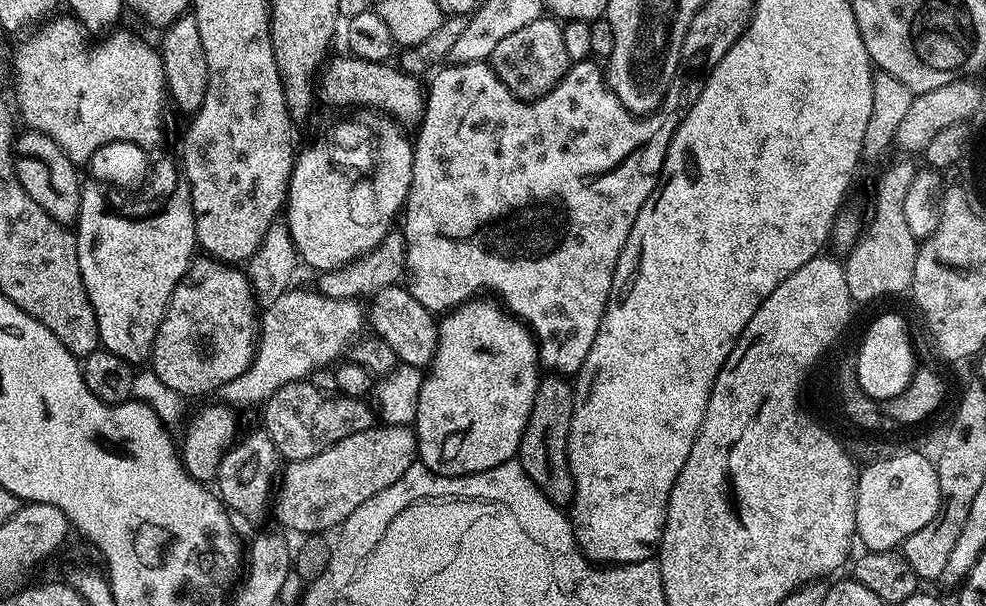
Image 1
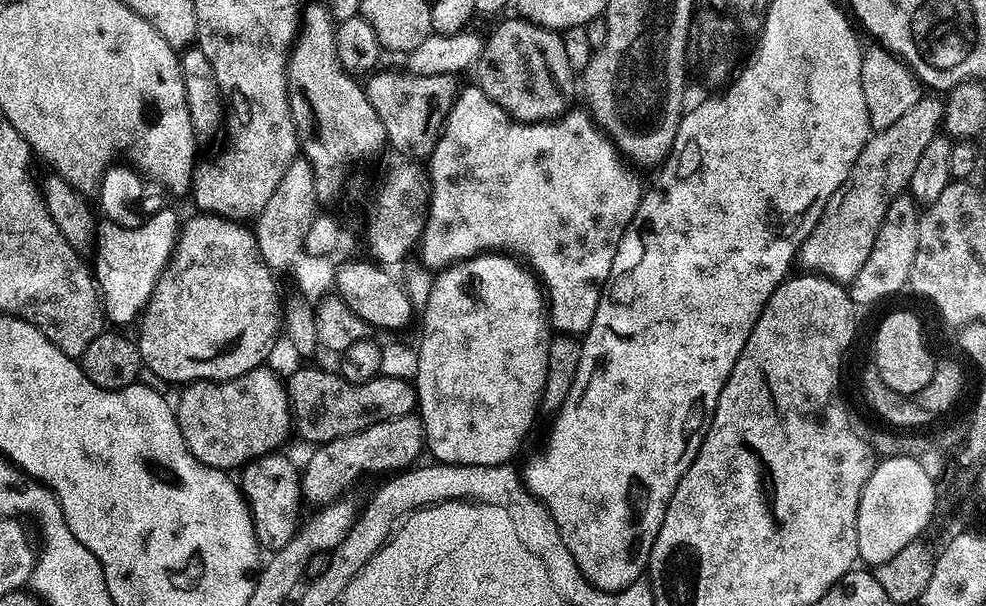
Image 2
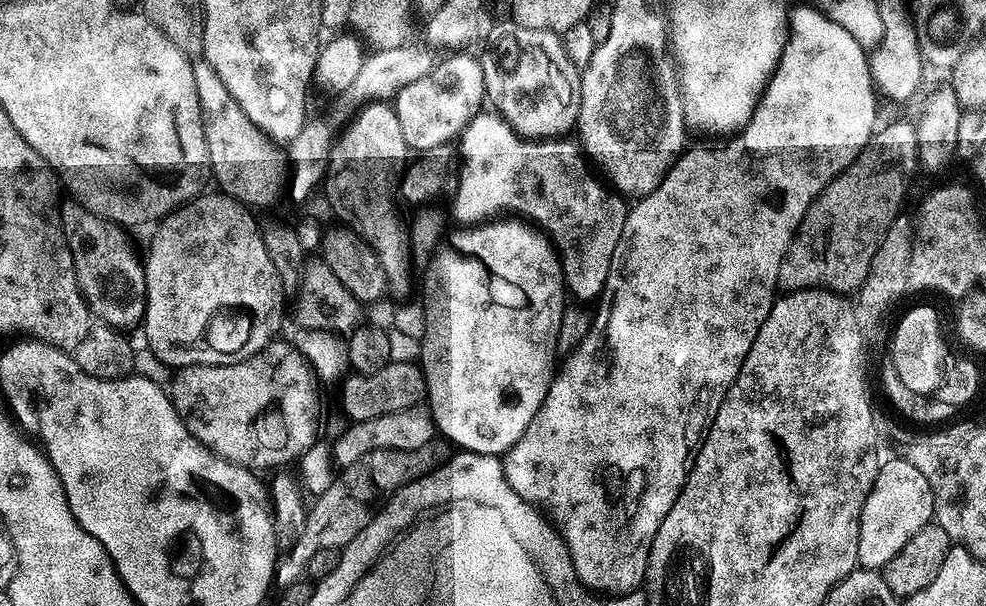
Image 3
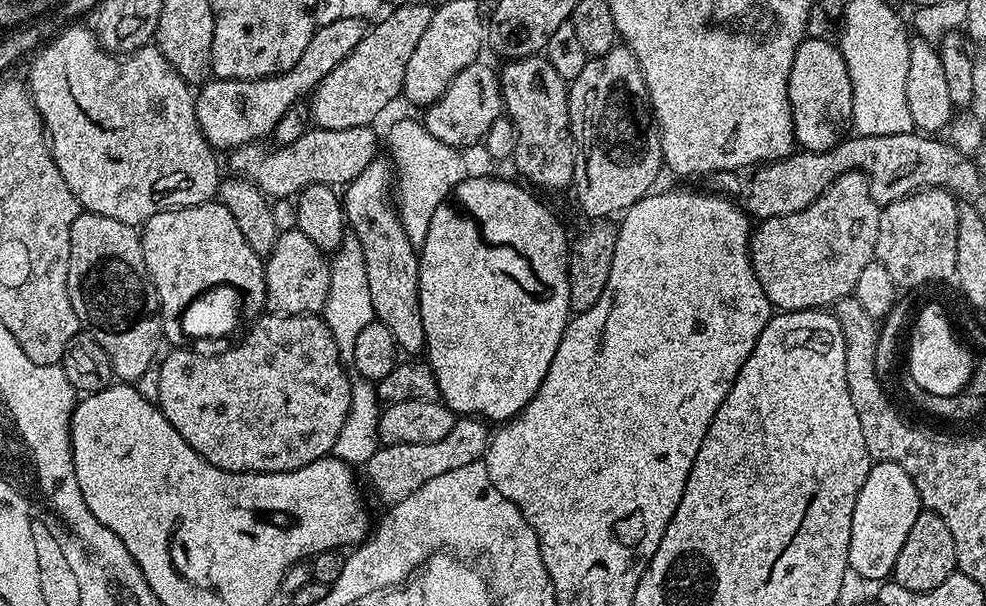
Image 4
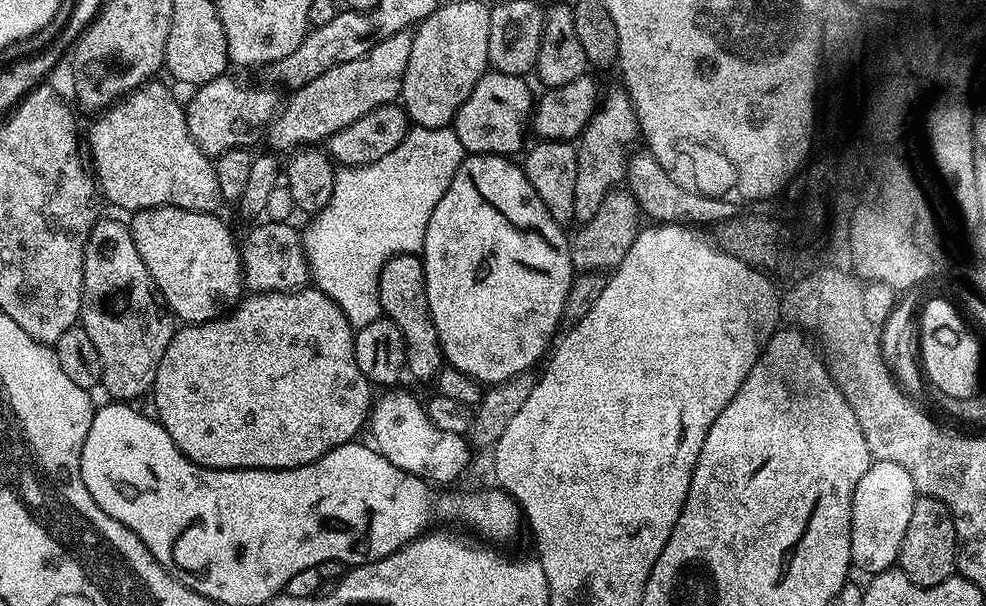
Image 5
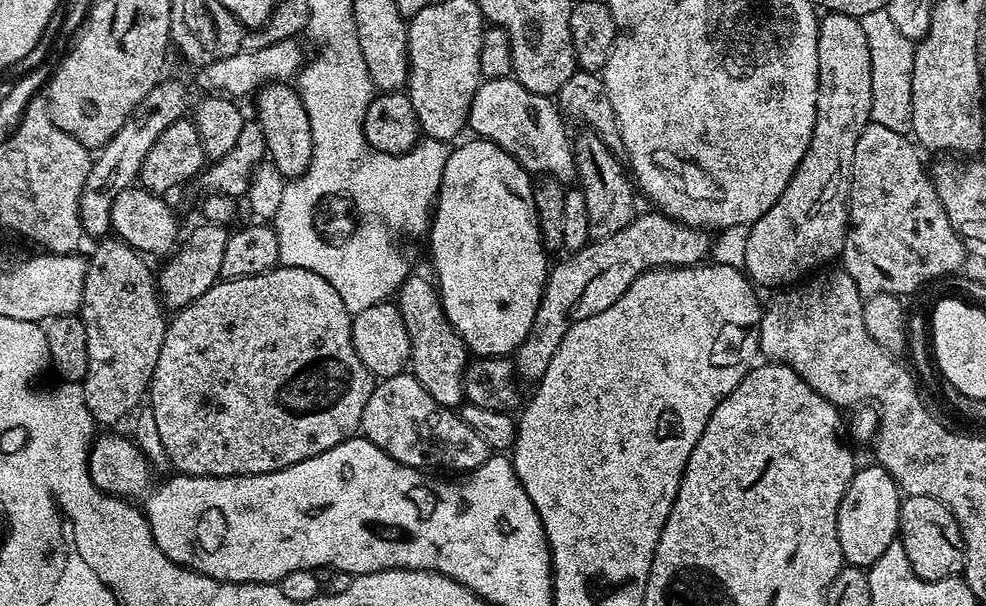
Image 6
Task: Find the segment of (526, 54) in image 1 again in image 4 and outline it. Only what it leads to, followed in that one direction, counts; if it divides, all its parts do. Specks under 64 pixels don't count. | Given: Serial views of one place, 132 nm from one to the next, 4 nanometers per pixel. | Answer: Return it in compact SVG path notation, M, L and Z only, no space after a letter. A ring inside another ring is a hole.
M537 54L535 56L524 56L520 60L507 61L499 69L498 75L500 77L500 94L504 97L503 111L512 123L515 125L516 145L513 146L513 154L510 157L511 163L516 163L516 168L525 176L523 179L529 185L535 186L537 189L545 188L548 192L560 192L563 188L571 189L574 184L574 177L576 174L576 145L572 143L572 123L570 122L570 114L568 113L568 89L570 87L569 81L562 78L562 74L558 74L558 70L554 70L554 66L550 66L547 55Z

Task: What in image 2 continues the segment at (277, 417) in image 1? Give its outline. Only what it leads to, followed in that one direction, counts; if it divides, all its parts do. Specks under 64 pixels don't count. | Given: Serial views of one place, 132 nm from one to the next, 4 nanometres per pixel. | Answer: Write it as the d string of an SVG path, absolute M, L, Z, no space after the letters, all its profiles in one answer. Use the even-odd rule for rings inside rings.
M300 368L286 380L295 435L300 435L311 446L329 444L338 438L358 434L378 422L390 422L417 411L416 390L407 380L379 375L370 382L351 384L343 376L332 372L323 372L320 368Z

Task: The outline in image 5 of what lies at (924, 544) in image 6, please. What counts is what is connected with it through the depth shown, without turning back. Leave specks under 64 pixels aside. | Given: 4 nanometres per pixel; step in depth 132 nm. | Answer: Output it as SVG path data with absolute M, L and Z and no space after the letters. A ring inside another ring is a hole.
M917 499L914 514L910 514L910 526L906 526L906 538L902 538L902 550L898 566L919 588L937 588L957 571L956 531L952 515L941 500Z

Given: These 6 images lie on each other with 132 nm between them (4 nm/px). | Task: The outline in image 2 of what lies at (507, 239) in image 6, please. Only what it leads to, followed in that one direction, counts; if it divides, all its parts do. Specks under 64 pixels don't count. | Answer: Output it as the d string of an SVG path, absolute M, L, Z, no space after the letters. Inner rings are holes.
M481 254L461 266L454 266L450 269L445 269L439 273L436 279L433 279L432 289L430 290L429 301L422 309L422 316L424 316L424 333L420 336L420 344L416 348L418 356L418 372L414 379L414 387L416 390L416 402L418 405L418 415L420 421L424 423L424 438L426 441L427 451L432 451L431 459L442 464L469 464L470 466L494 466L495 464L509 463L513 458L512 455L520 448L520 443L528 436L528 431L532 428L532 423L535 422L536 416L540 412L540 399L542 398L542 390L546 386L546 362L548 361L548 343L554 339L553 333L550 331L550 312L546 307L546 296L542 291L541 285L537 279L525 268L522 267L515 259L509 258L504 254Z

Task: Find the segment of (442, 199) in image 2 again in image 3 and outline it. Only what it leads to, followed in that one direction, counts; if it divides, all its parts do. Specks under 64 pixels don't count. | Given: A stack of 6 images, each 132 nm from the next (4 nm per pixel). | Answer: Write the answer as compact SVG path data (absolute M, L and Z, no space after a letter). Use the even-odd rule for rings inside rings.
M481 110L464 127L464 133L458 137L458 142L462 161L459 163L458 179L454 184L456 197L452 200L452 212L460 219L459 223L464 226L474 226L497 214L508 213L527 218L535 227L543 230L552 241L552 246L560 257L560 269L564 272L567 291L571 295L573 292L576 295L573 297L577 301L595 301L603 292L604 283L610 274L610 262L620 241L625 213L623 211L596 212L600 204L592 200L590 193L584 192L581 196L576 196L576 188L584 184L583 174L576 172L577 145L564 144L568 142L560 140L536 143L523 140L500 115L488 110Z

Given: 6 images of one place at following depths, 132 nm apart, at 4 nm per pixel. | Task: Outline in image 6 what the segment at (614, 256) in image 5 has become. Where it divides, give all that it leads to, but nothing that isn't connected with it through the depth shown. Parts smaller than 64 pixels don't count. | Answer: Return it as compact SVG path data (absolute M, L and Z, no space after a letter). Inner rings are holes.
M591 130L574 140L576 154L576 180L586 198L588 235L592 240L604 239L626 227L638 215L636 208L637 189L633 177L619 155L607 148L605 142Z

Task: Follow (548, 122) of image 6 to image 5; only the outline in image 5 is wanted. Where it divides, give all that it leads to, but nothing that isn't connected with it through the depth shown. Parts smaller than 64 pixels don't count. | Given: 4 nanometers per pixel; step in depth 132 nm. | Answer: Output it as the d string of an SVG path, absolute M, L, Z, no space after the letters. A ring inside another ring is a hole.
M491 70L484 73L474 90L470 90L466 102L462 102L454 121L454 131L465 153L512 158L517 155L516 151L519 153L525 147L524 123L529 123L534 109L534 95L528 89L528 82L523 76Z

